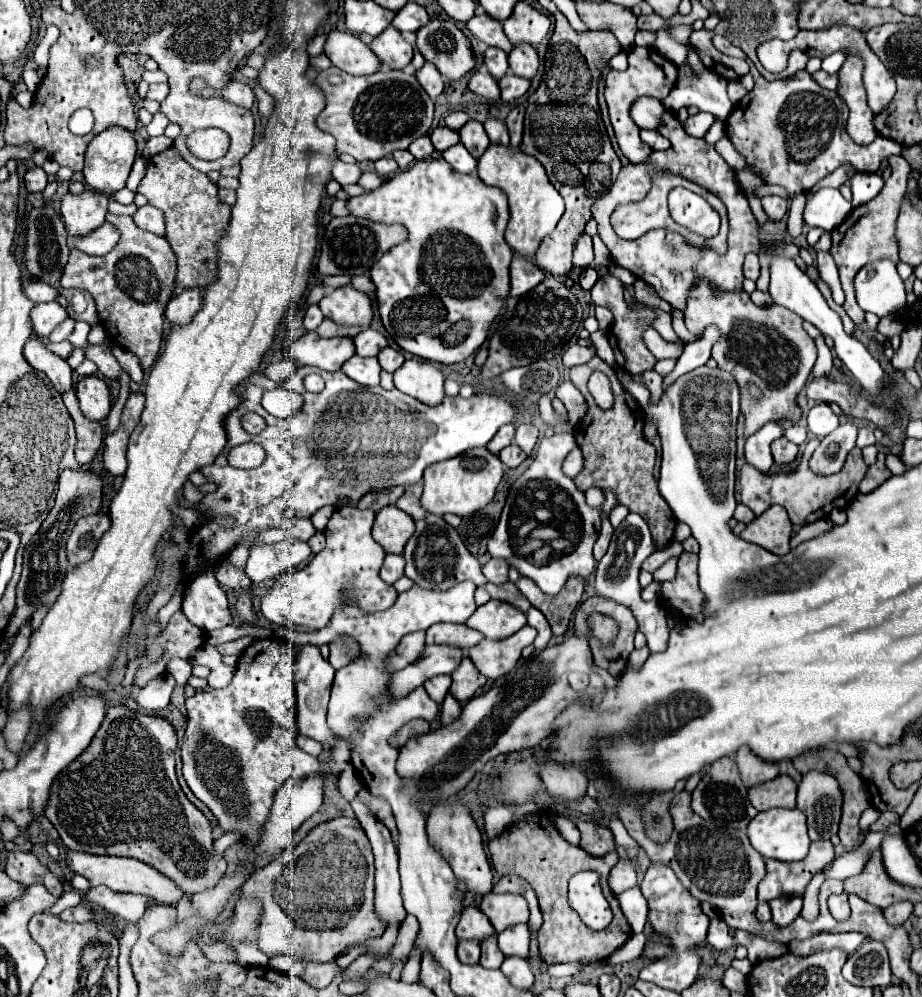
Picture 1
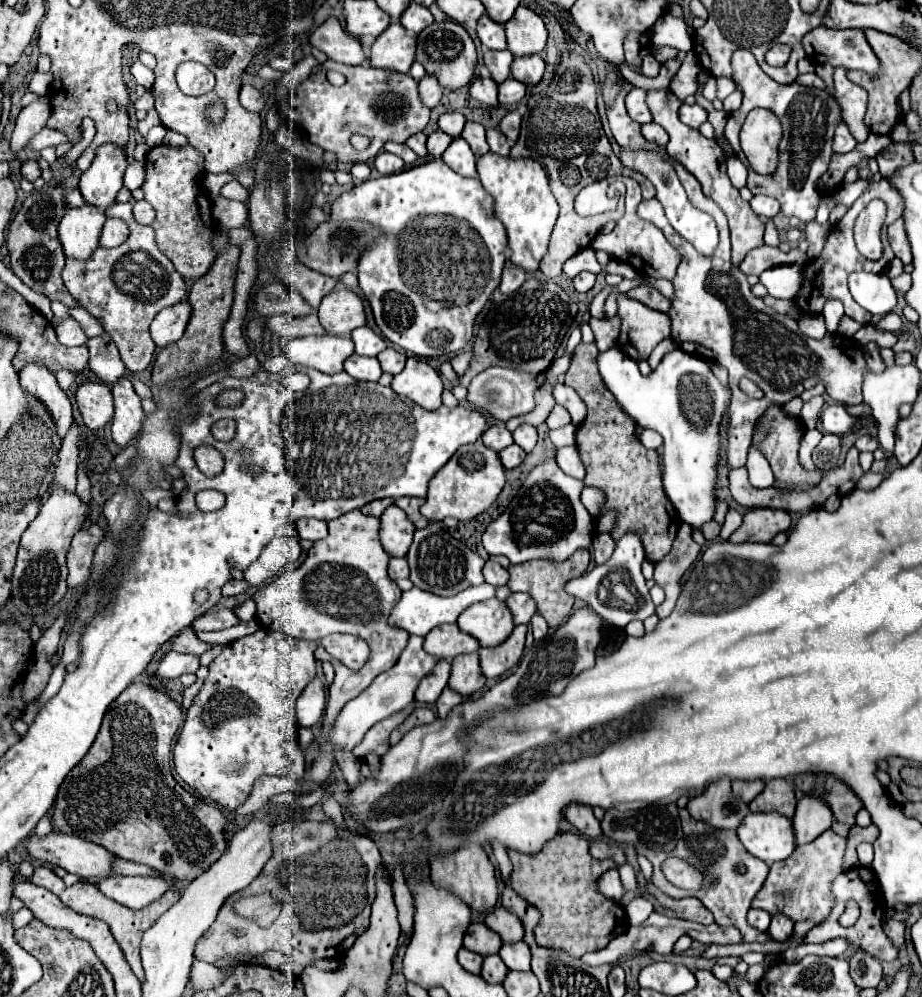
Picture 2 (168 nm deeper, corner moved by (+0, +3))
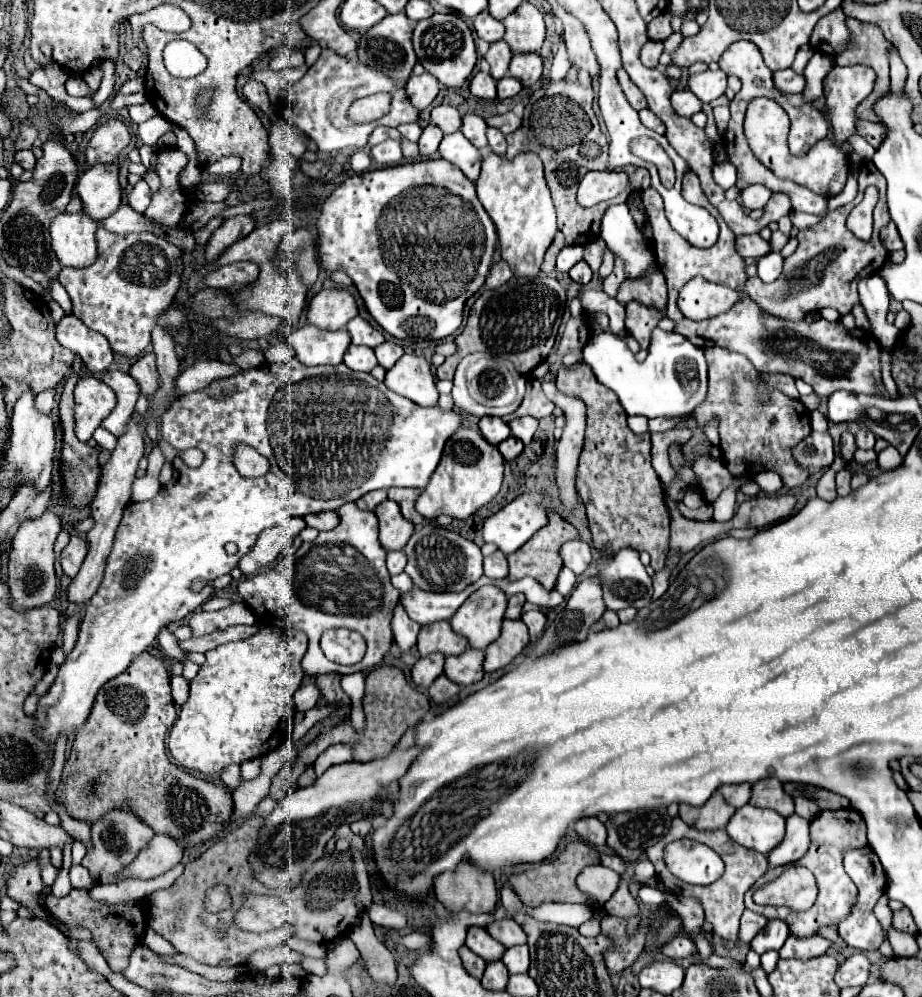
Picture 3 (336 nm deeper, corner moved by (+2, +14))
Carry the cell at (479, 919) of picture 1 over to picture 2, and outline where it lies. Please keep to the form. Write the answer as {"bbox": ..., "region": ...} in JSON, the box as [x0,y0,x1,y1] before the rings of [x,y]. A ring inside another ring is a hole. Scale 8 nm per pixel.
{"bbox":[463,923,501,955],"region":[[[471,923],[467,933],[465,933],[465,939],[463,939],[463,945],[473,951],[473,953],[479,953],[479,955],[493,955],[493,953],[499,953],[501,949],[501,937],[489,929],[485,923]]]}

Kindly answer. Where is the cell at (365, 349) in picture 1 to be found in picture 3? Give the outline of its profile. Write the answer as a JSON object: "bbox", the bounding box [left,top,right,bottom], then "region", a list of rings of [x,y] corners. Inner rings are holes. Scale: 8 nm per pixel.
{"bbox":[347,316,385,348],"region":[[[355,316],[349,324],[347,324],[347,330],[353,338],[353,344],[363,344],[363,346],[369,346],[369,348],[375,348],[379,344],[385,342],[383,334],[379,330],[375,330],[367,320],[363,320],[361,316]]]}

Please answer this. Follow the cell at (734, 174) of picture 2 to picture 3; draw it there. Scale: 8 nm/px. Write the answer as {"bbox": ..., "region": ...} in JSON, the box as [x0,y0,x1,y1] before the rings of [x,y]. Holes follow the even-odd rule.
{"bbox":[713,162,737,190],"region":[[[723,162],[721,166],[713,166],[713,180],[715,180],[721,188],[729,190],[731,186],[735,186],[735,178],[737,178],[737,170],[733,170],[731,164]]]}

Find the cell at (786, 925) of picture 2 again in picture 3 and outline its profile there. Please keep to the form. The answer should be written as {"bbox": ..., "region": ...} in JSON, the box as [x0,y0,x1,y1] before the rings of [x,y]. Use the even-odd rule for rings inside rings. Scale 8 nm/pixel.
{"bbox":[751,920,789,956],"region":[[[773,920],[773,922],[769,922],[763,928],[763,932],[759,932],[755,936],[755,940],[751,942],[751,950],[757,952],[759,956],[769,952],[769,950],[777,950],[779,952],[781,946],[785,944],[787,936],[789,936],[789,928],[781,920]]]}

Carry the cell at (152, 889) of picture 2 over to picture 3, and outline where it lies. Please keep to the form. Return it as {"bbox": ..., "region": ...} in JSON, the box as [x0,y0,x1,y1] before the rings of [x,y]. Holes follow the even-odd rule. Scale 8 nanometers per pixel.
{"bbox":[119,834,183,880],"region":[[[155,834],[153,840],[131,862],[131,866],[123,874],[119,874],[119,880],[155,878],[173,868],[177,862],[181,862],[181,858],[183,858],[183,848],[175,838],[167,834]]]}

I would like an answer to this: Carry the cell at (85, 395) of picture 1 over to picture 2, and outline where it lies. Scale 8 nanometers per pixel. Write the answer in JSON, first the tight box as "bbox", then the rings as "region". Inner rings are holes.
{"bbox":[75,381,113,431],"region":[[[85,381],[77,387],[75,393],[83,423],[97,431],[113,419],[113,395],[109,387],[101,381]]]}

